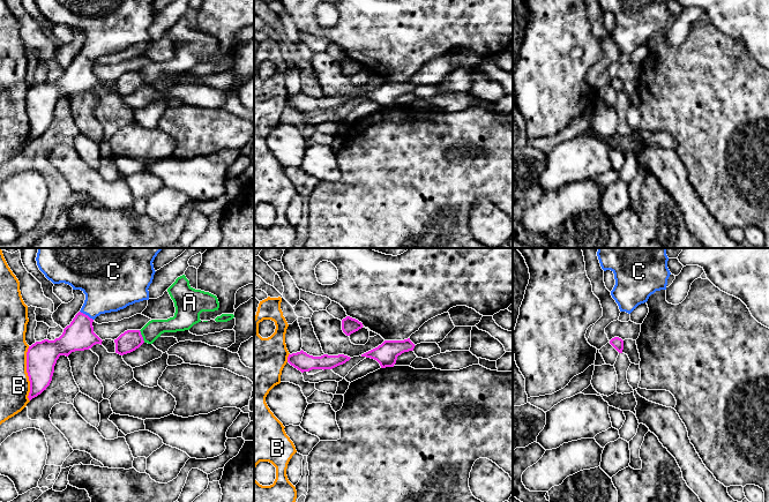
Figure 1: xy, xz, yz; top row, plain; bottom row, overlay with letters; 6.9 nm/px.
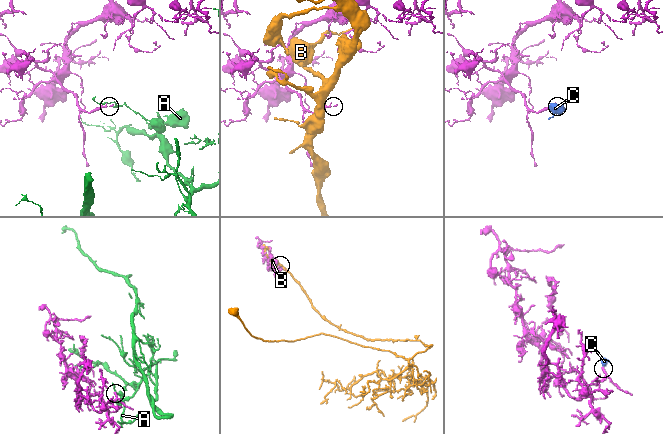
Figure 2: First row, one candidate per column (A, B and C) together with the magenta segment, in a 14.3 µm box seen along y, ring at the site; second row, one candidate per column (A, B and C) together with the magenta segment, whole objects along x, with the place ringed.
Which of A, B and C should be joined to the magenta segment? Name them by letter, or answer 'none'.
C

